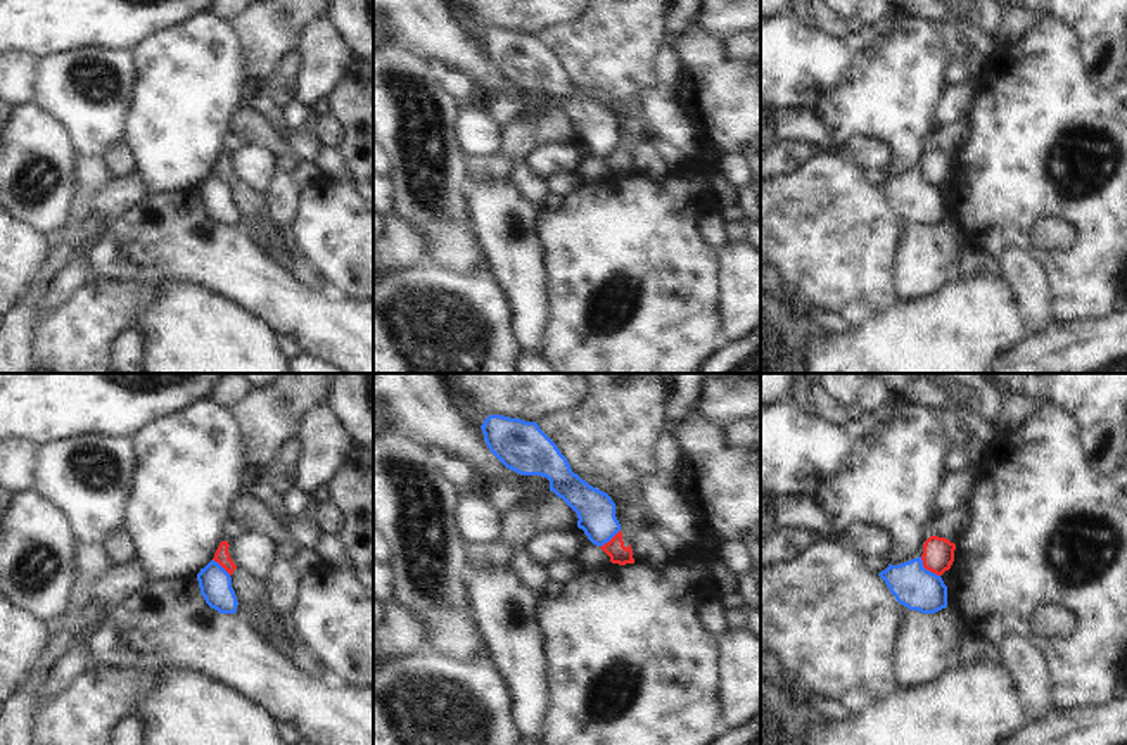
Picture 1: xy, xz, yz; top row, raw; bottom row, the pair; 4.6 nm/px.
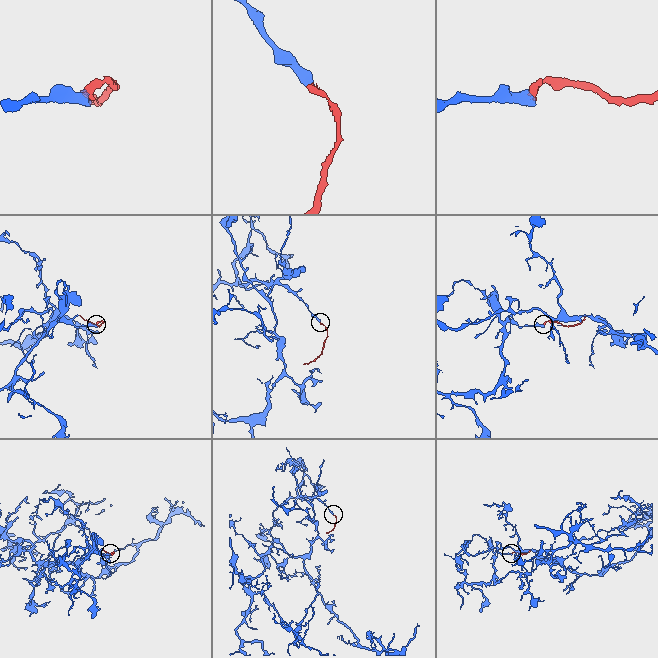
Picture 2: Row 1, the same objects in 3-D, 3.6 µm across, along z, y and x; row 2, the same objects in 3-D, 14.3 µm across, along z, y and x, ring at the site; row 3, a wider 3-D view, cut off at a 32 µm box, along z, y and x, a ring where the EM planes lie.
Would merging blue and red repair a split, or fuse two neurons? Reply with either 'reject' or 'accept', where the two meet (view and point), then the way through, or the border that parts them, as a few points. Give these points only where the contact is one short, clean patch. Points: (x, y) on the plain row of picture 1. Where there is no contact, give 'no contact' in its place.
reject | yz (925, 182) | along yz (920, 170), (922, 177), (939, 189)

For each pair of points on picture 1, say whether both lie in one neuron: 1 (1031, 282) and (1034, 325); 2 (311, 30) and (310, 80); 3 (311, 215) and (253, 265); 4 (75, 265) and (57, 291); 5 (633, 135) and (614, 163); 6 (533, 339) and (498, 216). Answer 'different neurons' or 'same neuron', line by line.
1: same neuron
2: same neuron
3: different neurons
4: same neuron
5: same neuron
6: same neuron

